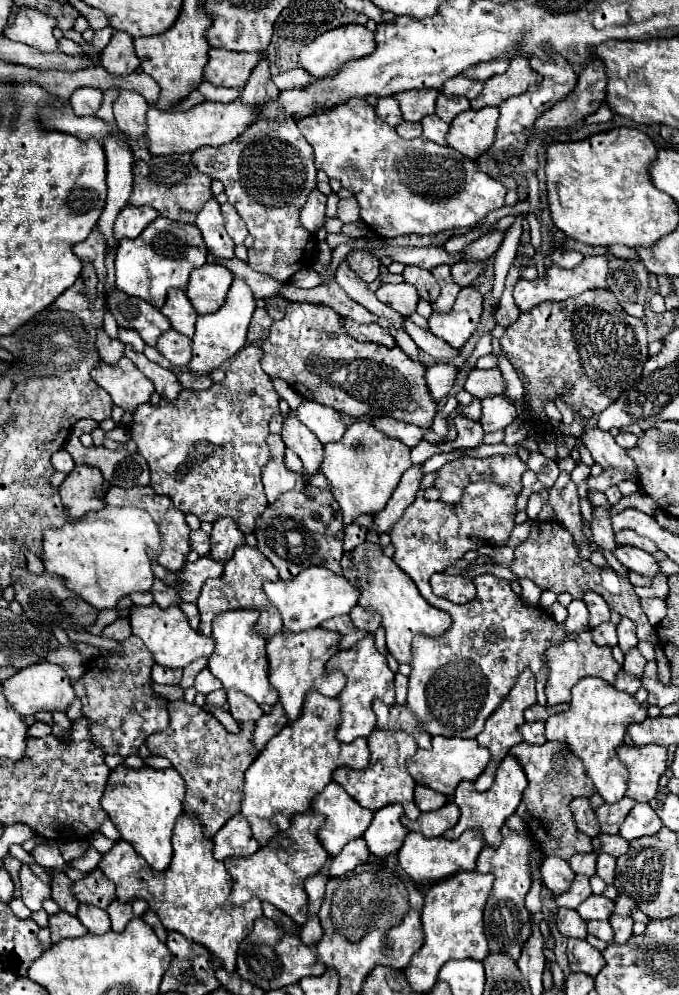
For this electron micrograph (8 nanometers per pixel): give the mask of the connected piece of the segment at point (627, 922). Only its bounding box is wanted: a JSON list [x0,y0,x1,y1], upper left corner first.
[609,914,633,944]

